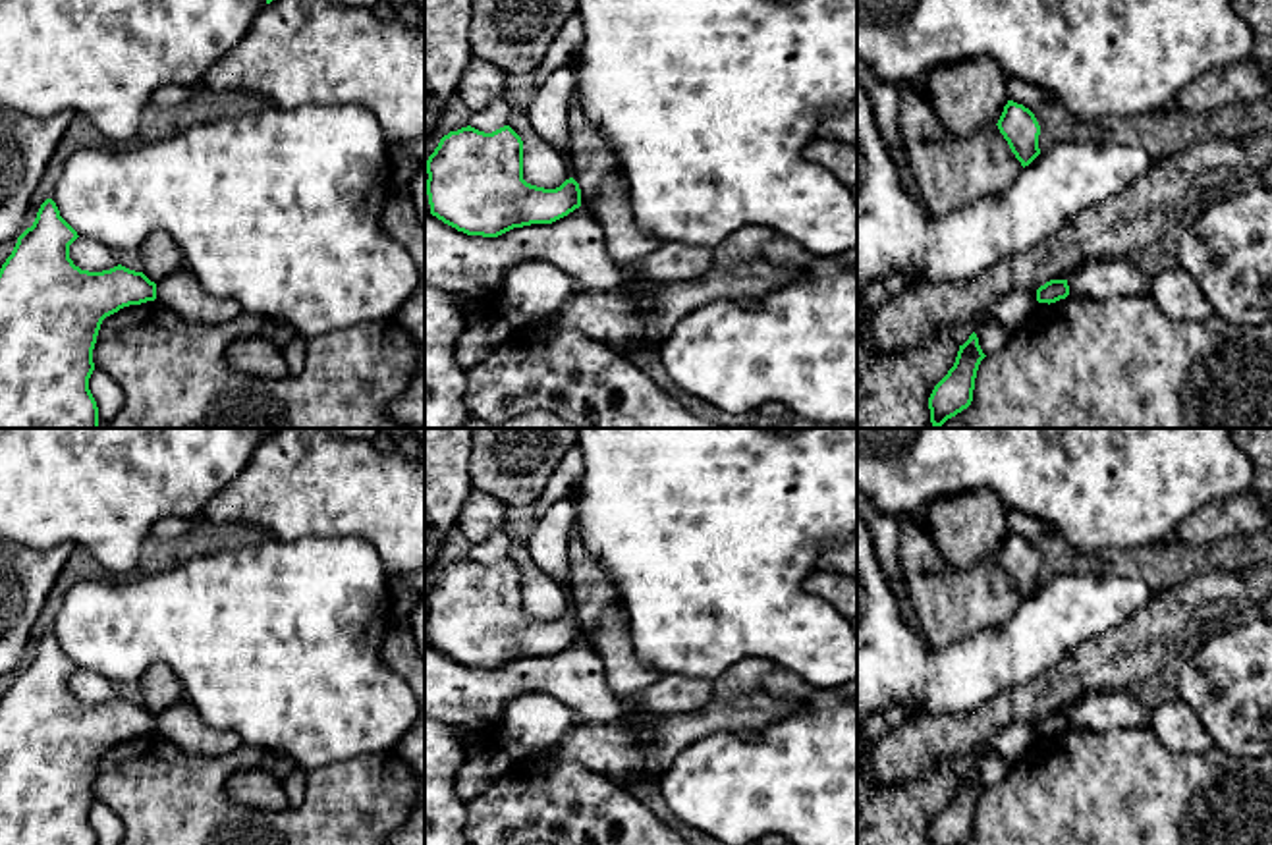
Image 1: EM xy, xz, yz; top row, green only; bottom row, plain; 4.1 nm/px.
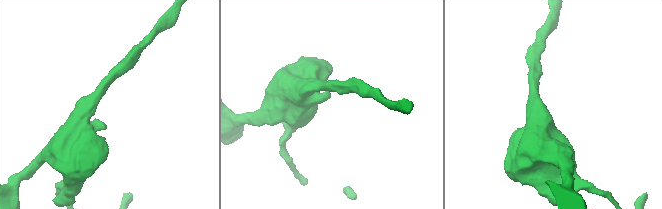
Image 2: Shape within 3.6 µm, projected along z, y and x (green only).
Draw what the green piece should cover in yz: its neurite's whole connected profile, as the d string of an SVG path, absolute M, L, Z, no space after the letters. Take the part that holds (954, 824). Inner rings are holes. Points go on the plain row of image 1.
M973 764L969 772L959 777L954 799L934 818L928 830L930 845L961 845L971 837L977 803L984 789L979 770Z

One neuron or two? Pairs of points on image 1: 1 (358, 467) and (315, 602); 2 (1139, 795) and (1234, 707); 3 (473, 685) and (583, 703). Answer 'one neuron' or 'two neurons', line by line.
1: two neurons
2: two neurons
3: one neuron

